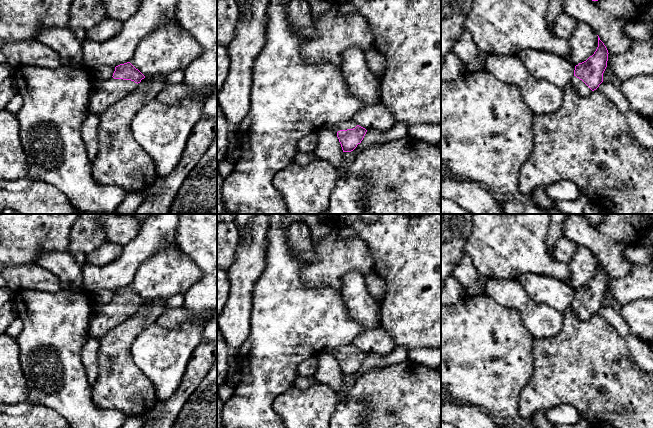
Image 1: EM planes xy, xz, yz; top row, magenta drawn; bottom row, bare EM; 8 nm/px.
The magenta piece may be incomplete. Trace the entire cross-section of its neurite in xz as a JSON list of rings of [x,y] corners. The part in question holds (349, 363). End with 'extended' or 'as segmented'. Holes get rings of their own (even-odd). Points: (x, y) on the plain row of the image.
[[[353,345],[340,347],[327,347],[320,351],[320,353],[331,353],[337,358],[343,376],[353,375],[358,368],[363,364],[367,354]]]; extended

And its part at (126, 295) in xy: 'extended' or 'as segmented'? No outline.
extended

